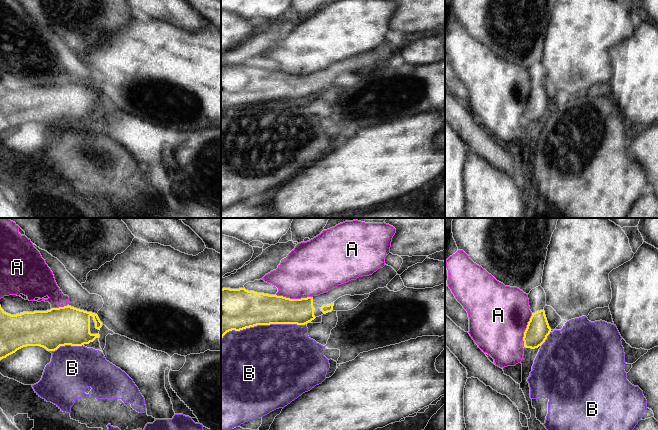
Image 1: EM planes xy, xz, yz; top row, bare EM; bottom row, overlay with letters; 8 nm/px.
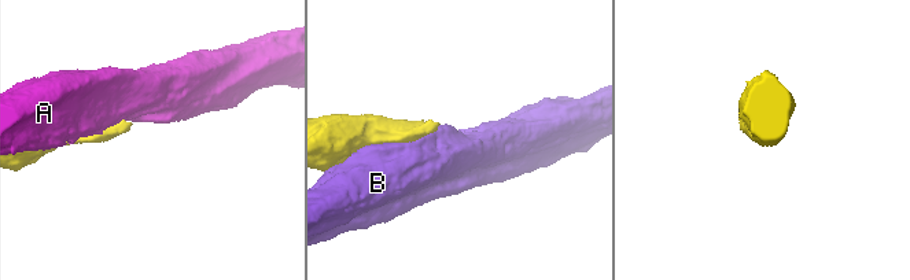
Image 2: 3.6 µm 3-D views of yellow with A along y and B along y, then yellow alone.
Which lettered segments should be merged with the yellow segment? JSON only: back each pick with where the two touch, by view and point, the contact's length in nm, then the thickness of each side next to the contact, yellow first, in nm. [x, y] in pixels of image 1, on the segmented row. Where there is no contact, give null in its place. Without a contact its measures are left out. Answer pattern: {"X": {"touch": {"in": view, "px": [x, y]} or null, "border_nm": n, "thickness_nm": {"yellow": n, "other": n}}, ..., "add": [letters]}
{"add": []}

